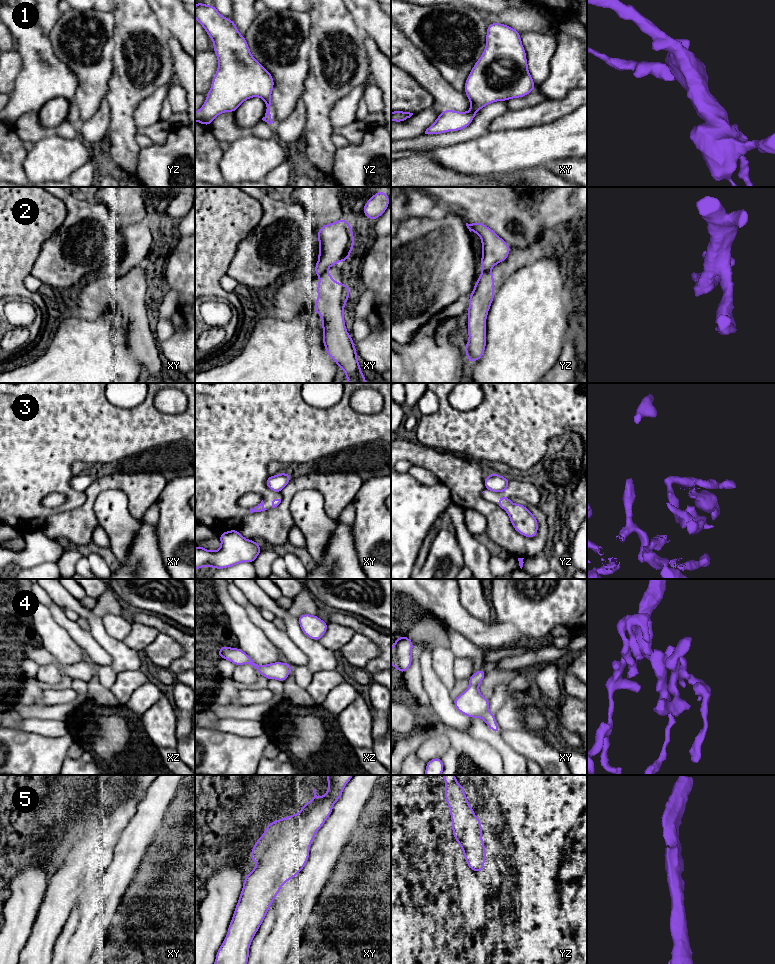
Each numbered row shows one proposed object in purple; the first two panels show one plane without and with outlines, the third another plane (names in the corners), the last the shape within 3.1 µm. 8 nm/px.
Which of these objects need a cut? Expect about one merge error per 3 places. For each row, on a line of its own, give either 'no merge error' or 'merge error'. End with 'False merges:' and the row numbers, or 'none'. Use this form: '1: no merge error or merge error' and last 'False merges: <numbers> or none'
1: no merge error
2: merge error
3: merge error
4: no merge error
5: no merge error
False merges: 2, 3

